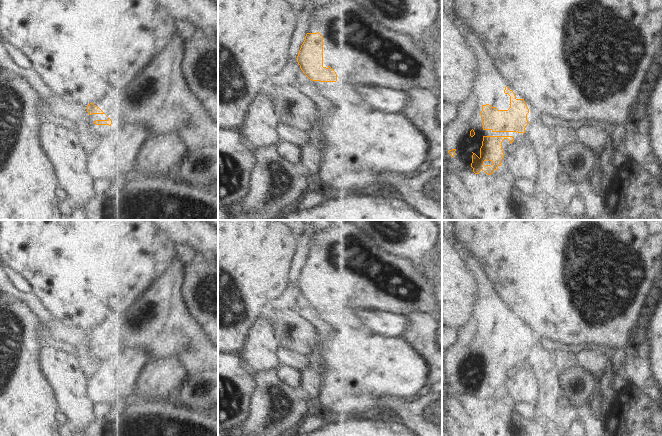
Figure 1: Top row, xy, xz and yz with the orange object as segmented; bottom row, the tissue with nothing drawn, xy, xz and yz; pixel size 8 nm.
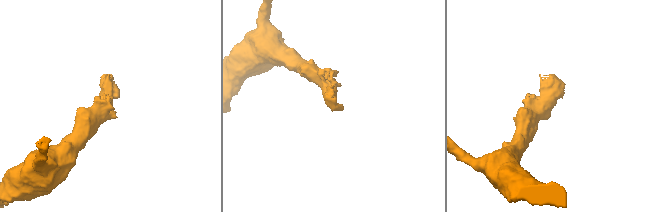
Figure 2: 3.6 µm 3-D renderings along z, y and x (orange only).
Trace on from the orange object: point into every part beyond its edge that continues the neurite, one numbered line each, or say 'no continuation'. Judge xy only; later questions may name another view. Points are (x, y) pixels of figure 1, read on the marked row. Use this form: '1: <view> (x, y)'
no continuation

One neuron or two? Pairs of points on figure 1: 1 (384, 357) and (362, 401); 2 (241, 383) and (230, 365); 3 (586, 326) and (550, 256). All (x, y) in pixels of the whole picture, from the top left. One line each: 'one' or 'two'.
1: one
2: one
3: one

